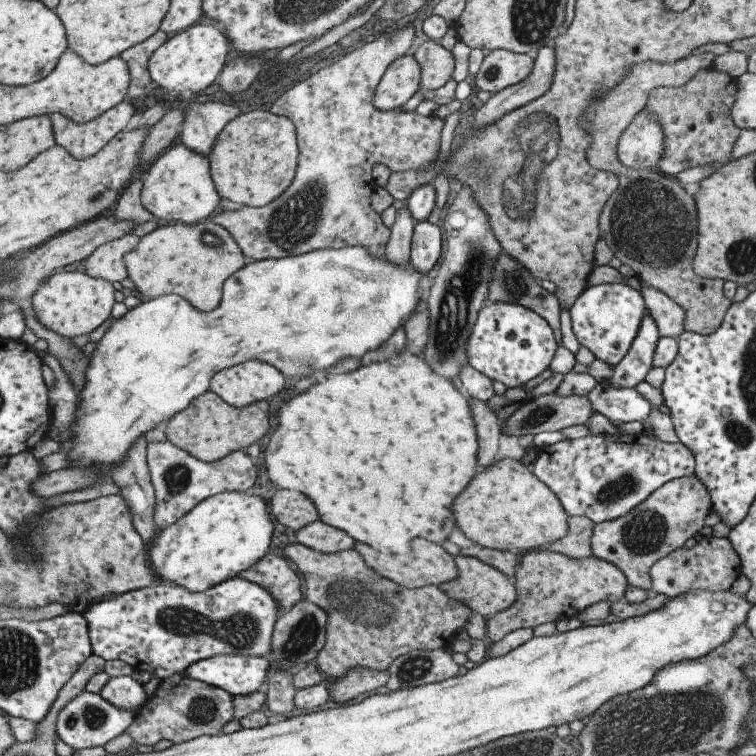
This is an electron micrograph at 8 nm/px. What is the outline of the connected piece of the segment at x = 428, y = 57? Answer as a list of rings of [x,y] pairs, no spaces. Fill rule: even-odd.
[[[429,40],[419,45],[413,56],[420,66],[421,90],[438,89],[451,79],[454,69],[454,58],[443,49],[439,42]]]

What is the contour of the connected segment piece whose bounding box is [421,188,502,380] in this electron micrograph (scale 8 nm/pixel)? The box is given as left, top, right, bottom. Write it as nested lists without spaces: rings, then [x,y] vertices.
[[[462,188],[450,202],[443,218],[445,254],[433,278],[425,302],[428,310],[428,337],[421,356],[433,372],[447,380],[455,377],[466,364],[465,343],[479,309],[487,301],[489,281],[496,260],[502,254],[490,231],[487,215],[472,199],[468,188]]]

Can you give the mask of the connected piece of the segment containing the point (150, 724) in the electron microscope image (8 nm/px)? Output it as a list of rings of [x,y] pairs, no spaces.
[[[181,673],[160,679],[157,690],[140,706],[126,733],[136,742],[153,746],[157,741],[166,740],[172,744],[182,743],[199,735],[217,735],[222,726],[232,718],[232,696],[222,688],[212,687],[204,682],[189,678]]]

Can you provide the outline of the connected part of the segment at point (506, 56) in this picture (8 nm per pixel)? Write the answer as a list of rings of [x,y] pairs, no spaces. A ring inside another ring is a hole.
[[[505,49],[492,50],[482,58],[478,71],[469,78],[469,81],[479,90],[487,90],[494,95],[508,86],[521,82],[531,72],[533,61],[523,53],[514,53]]]

